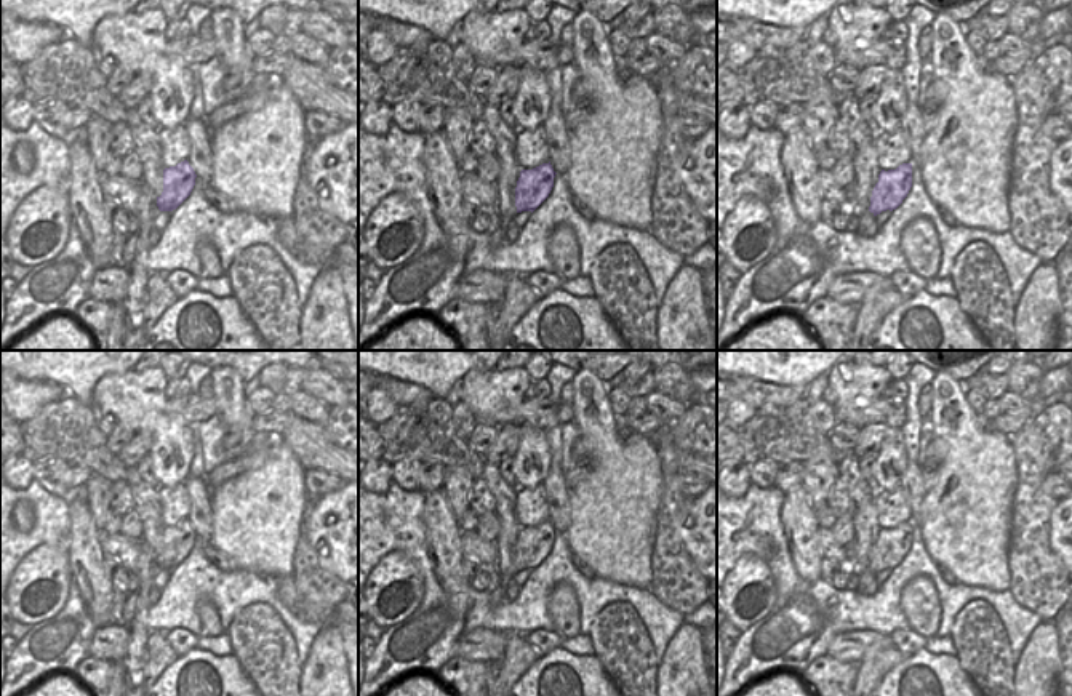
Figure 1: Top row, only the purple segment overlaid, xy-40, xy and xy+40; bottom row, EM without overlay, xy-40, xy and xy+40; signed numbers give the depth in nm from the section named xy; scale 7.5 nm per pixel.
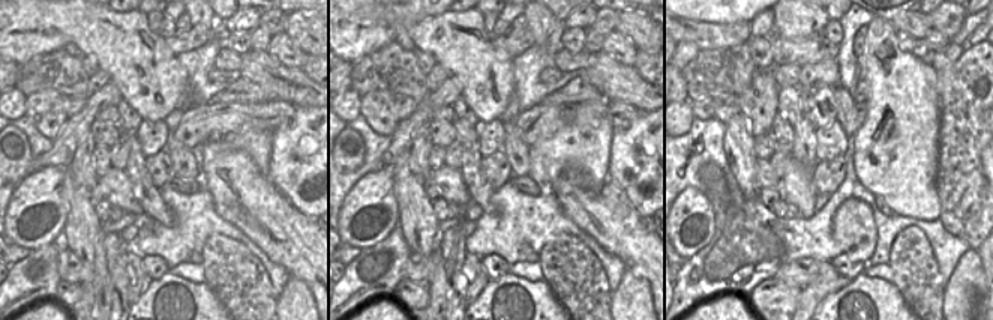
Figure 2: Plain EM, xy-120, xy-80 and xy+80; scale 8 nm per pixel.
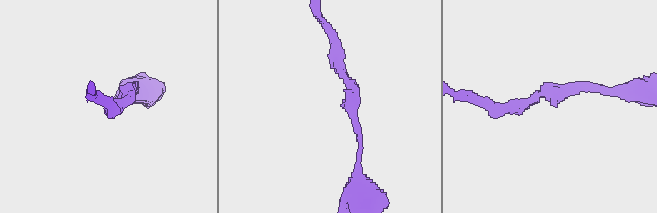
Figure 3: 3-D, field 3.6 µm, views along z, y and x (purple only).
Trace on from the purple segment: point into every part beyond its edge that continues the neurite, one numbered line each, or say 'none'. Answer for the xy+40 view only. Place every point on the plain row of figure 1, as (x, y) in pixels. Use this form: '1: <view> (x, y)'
none

